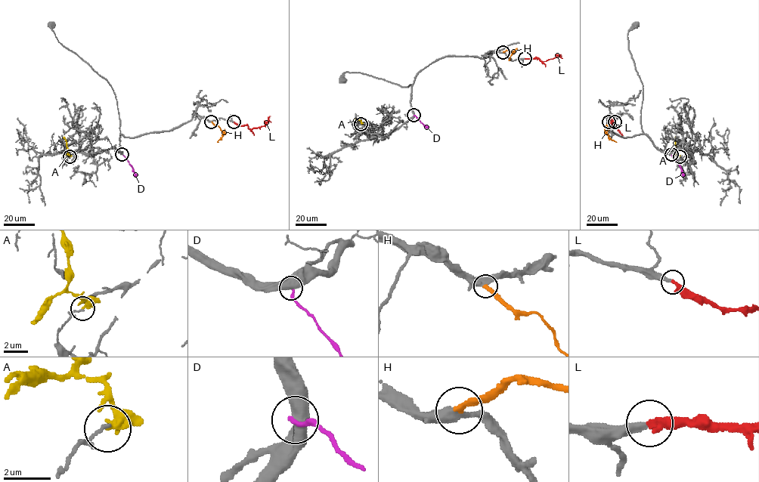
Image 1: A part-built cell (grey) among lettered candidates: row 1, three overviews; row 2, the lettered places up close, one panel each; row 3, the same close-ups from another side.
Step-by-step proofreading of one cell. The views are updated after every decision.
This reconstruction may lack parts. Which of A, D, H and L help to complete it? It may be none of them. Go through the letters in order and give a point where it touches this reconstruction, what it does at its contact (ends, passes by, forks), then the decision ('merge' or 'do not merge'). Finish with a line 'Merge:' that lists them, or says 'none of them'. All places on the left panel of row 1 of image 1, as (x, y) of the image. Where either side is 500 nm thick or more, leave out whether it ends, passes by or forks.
A: meets grey at (69, 156); it ends there; do not merge
D: meets grey at (122, 154); do not merge
H: meets grey at (211, 122); it ends there; merge
L: meets grey at (233, 122); it ends there; merge
Merge: H, L

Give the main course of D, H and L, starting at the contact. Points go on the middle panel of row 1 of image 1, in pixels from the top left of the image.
D: (413, 115), (428, 128)
H: (503, 52), (514, 51), (509, 60)
L: (525, 58), (538, 58), (544, 61), (562, 56)

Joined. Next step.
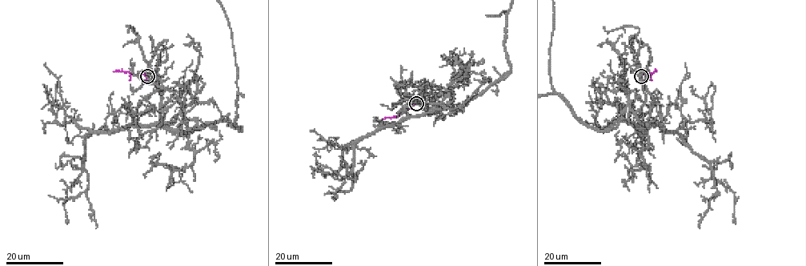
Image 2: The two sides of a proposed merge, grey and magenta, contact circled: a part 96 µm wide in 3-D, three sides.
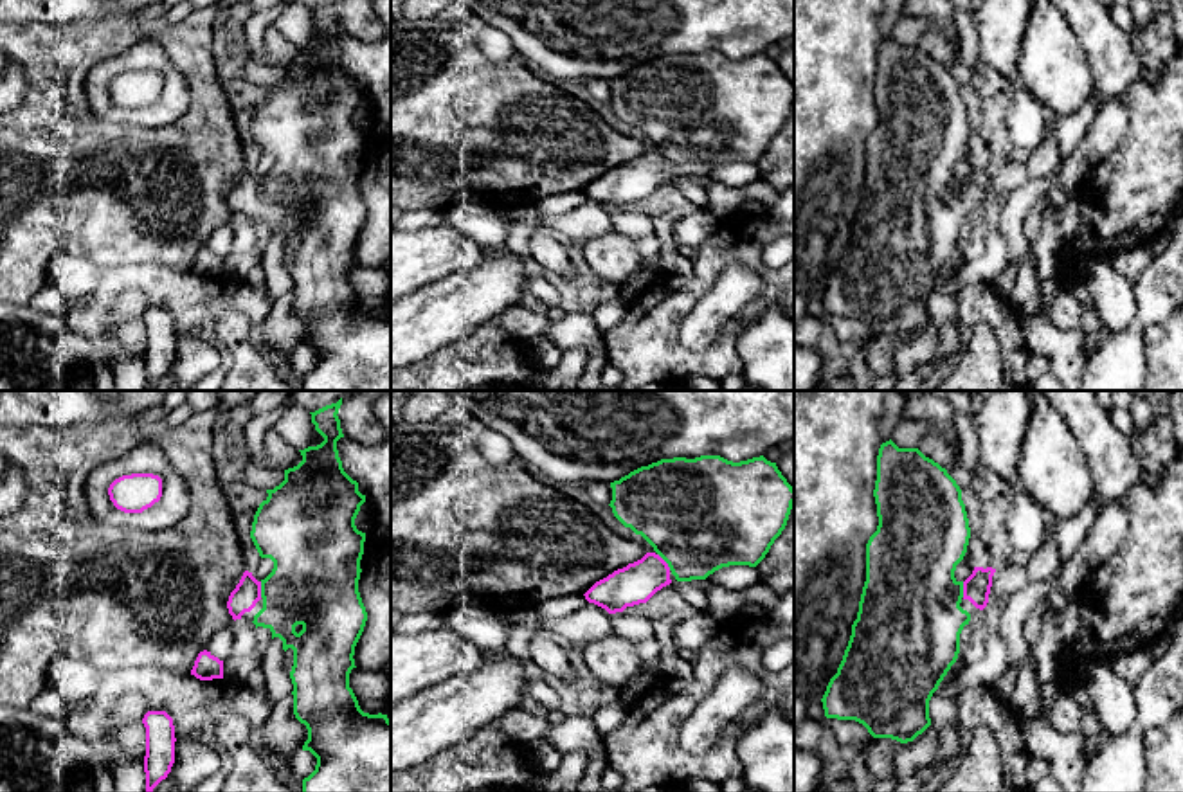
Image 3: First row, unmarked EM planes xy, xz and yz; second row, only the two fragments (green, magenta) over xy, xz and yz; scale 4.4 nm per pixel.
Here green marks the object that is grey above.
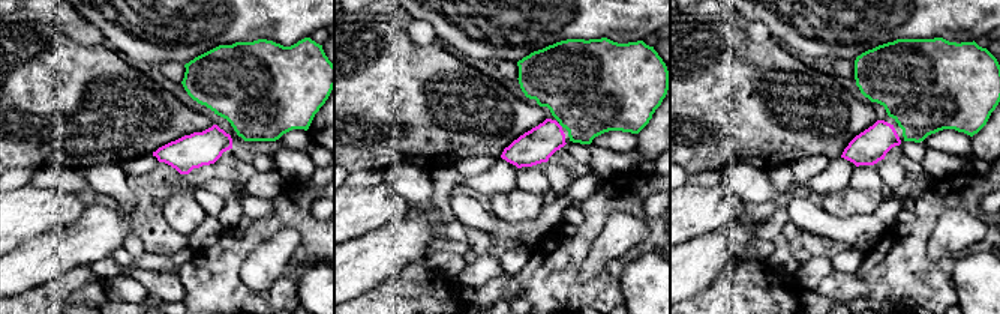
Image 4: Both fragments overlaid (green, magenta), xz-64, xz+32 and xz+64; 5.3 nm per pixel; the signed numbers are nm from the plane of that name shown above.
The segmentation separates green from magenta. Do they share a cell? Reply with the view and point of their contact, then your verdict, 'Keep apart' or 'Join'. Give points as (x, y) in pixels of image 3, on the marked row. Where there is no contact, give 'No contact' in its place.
Touches green at xz (665, 560). Join

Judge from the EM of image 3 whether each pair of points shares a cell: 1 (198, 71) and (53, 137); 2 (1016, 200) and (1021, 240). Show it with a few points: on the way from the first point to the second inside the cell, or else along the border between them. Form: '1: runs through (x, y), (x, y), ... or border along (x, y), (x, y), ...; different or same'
1: runs through (195, 117), (168, 144), (99, 144); same
2: runs through (1016, 209), (1016, 231); same

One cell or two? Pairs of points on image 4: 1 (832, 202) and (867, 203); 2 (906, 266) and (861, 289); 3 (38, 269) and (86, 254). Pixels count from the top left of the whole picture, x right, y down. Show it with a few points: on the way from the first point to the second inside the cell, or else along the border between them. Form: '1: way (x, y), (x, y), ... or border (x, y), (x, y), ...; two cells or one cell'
1: way (841, 203), (858, 203); one cell
2: border (855, 274), (867, 287), (864, 298); two cells
3: way (50, 257), (53, 254), (74, 254); one cell

